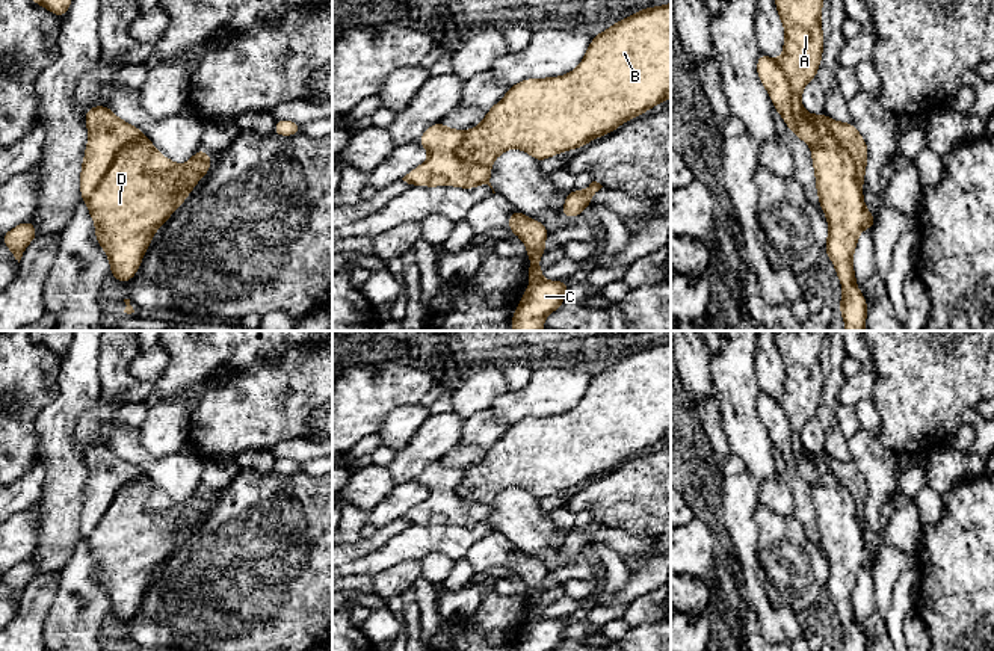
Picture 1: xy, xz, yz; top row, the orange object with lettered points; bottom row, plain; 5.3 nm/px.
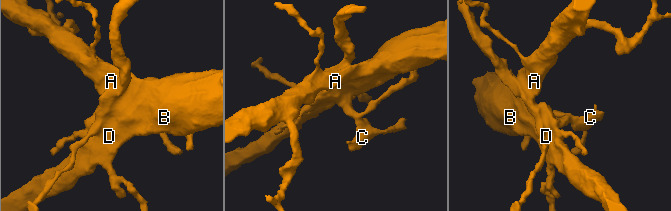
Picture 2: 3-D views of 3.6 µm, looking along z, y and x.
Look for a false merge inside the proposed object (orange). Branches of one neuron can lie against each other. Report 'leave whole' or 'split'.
split

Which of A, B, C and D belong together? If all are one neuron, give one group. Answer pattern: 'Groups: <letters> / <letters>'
Groups: A B D / C

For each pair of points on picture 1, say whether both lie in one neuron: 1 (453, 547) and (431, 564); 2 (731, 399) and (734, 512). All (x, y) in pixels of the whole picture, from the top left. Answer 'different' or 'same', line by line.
1: different
2: different

